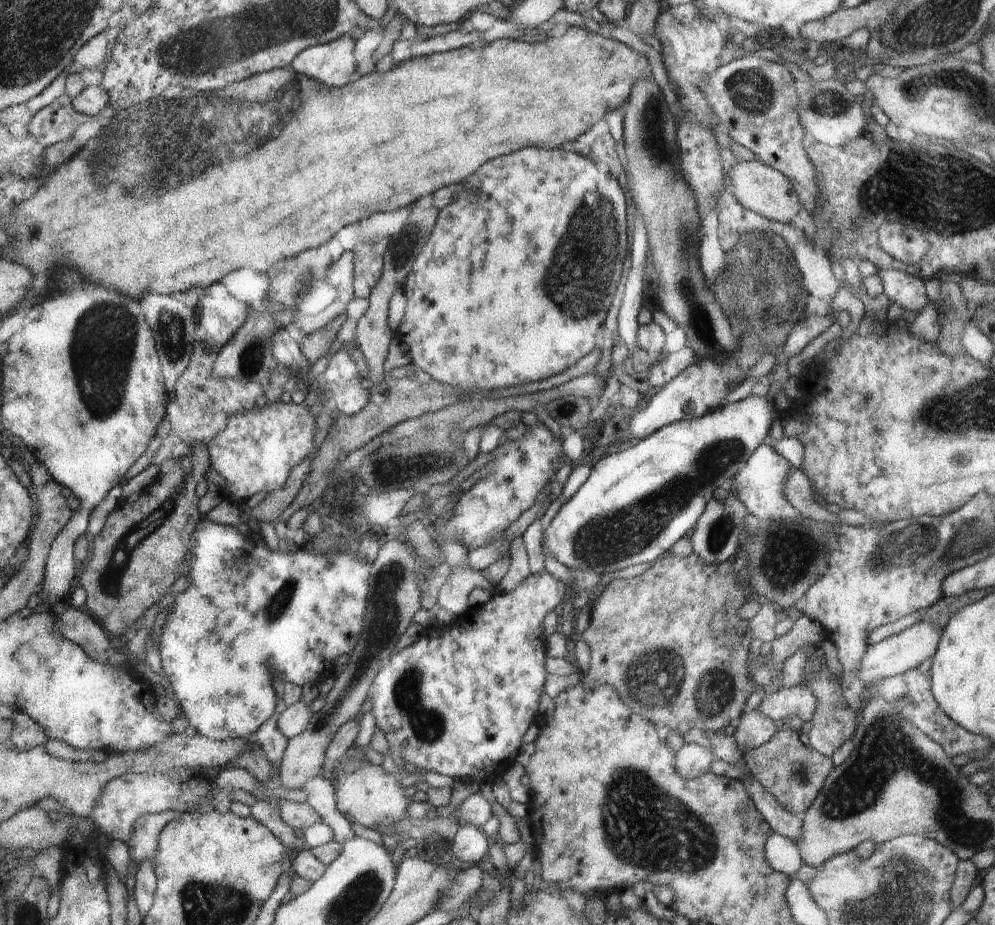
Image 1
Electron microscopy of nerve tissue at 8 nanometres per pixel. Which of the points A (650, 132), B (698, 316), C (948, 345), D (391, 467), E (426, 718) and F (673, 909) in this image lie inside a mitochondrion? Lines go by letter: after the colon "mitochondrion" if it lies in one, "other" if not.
A: mitochondrion
B: mitochondrion
C: other
D: mitochondrion
E: mitochondrion
F: other

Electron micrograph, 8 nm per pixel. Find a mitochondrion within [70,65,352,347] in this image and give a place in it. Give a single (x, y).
(151, 91)

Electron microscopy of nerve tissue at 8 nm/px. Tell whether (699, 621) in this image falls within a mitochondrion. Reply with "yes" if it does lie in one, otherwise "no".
no

